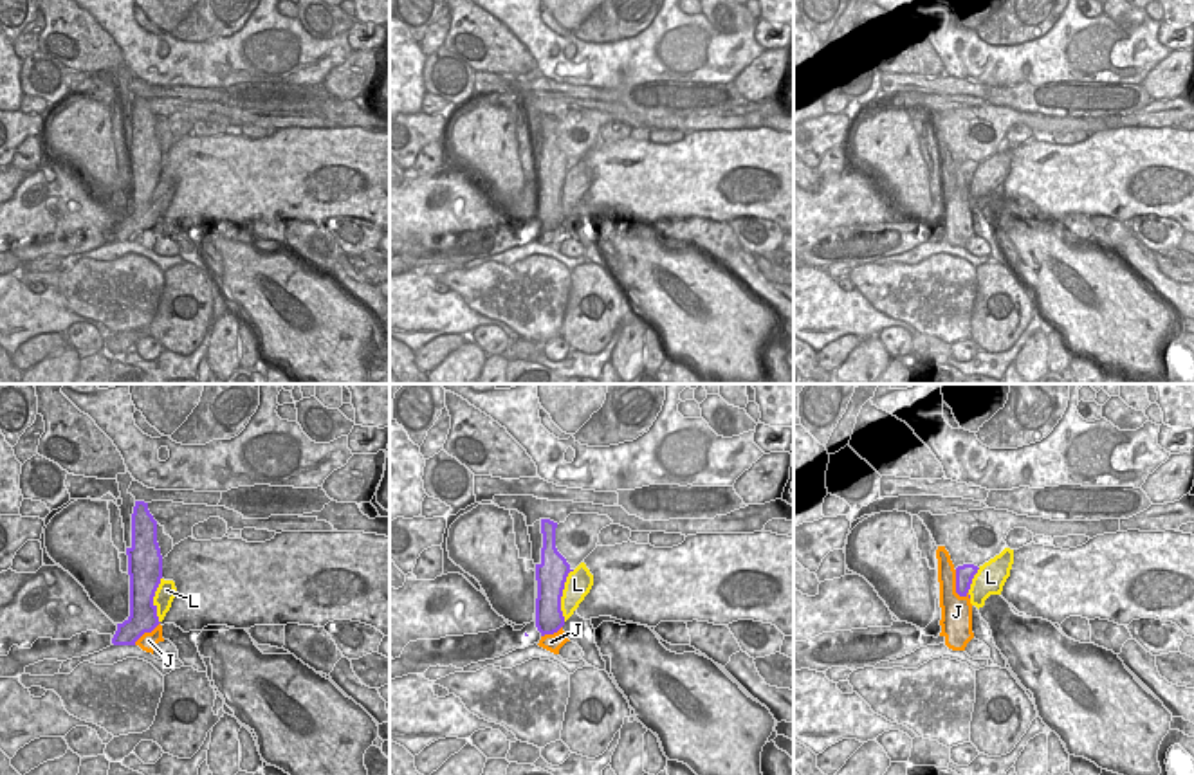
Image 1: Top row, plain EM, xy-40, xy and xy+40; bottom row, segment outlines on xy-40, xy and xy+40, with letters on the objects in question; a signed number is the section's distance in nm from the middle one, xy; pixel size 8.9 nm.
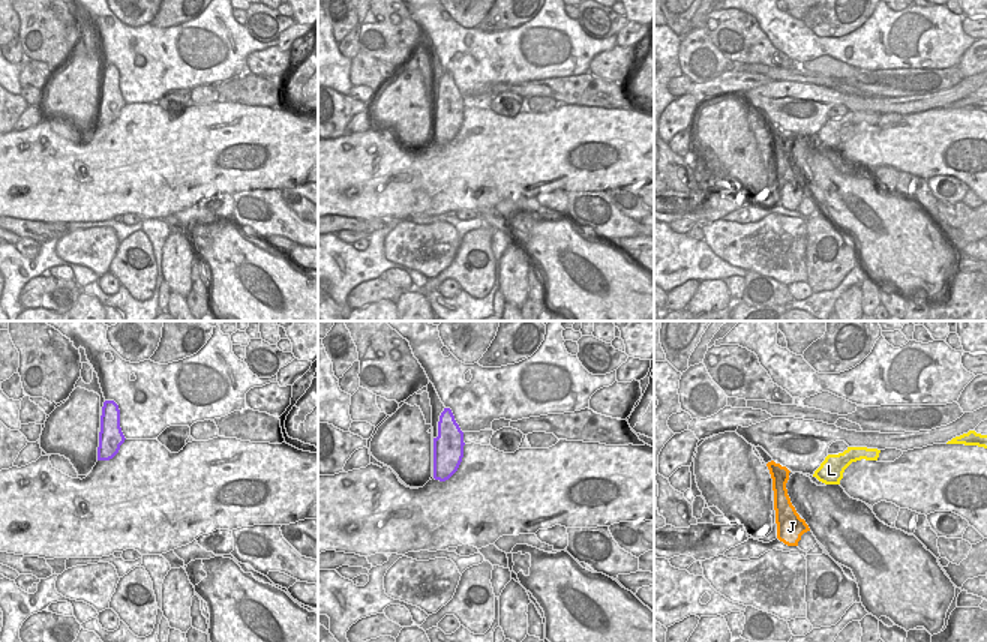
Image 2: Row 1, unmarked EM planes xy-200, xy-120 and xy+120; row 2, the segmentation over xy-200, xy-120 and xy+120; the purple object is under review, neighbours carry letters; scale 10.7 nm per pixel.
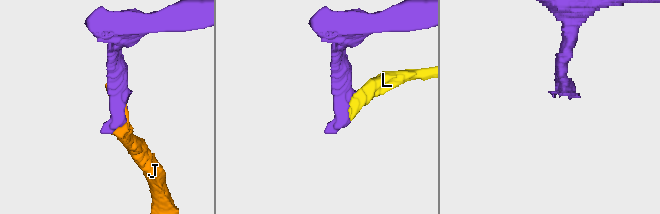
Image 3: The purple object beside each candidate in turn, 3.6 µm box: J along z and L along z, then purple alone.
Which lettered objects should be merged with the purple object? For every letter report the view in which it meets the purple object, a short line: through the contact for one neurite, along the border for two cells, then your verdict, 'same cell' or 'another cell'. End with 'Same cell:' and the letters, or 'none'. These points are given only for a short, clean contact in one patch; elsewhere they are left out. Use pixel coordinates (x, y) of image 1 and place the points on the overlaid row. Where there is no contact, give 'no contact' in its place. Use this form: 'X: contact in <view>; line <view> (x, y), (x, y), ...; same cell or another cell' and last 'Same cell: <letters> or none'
J: contact in xy+40; same cell
L: contact in xy; another cell
Same cell: J

